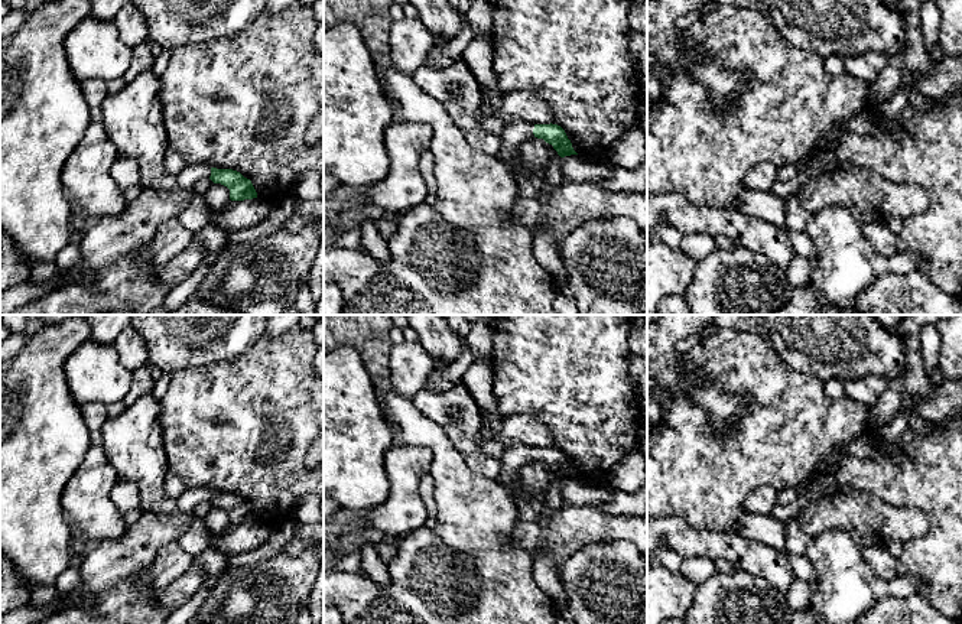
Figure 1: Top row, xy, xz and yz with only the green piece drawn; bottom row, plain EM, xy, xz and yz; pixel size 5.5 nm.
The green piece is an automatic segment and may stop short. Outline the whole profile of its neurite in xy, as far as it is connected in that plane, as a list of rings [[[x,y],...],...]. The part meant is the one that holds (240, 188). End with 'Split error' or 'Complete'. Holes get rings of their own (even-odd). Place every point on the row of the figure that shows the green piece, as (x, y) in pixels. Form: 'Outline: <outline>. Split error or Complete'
Outline: [[[185,165],[178,176],[178,186],[192,189],[202,179],[209,178],[214,183],[221,183],[230,189],[231,201],[257,198],[257,192],[250,179],[233,169],[217,169],[209,165]]]. Split error

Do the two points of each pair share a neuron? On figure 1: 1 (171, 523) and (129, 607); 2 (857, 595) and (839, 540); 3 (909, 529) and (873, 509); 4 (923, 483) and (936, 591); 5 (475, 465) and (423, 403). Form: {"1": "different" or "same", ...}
{"1": "same", "2": "same", "3": "same", "4": "same", "5": "same"}

